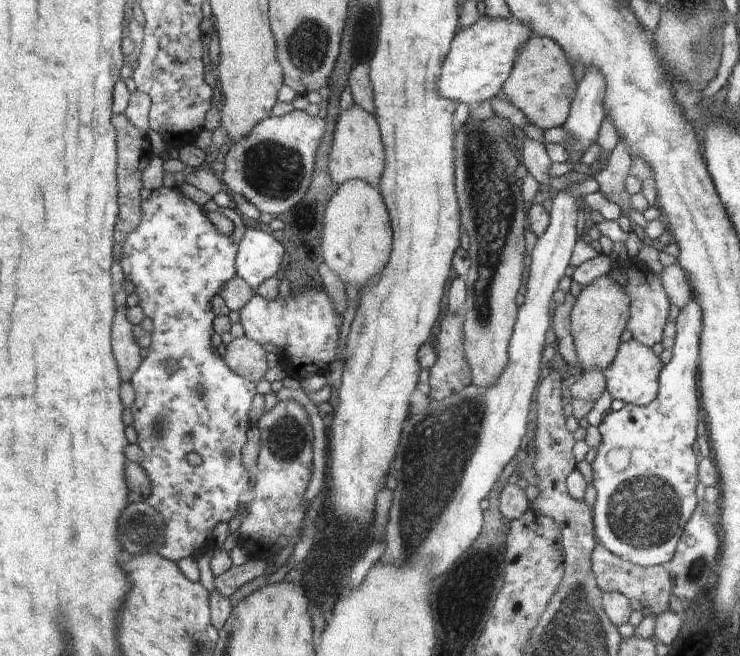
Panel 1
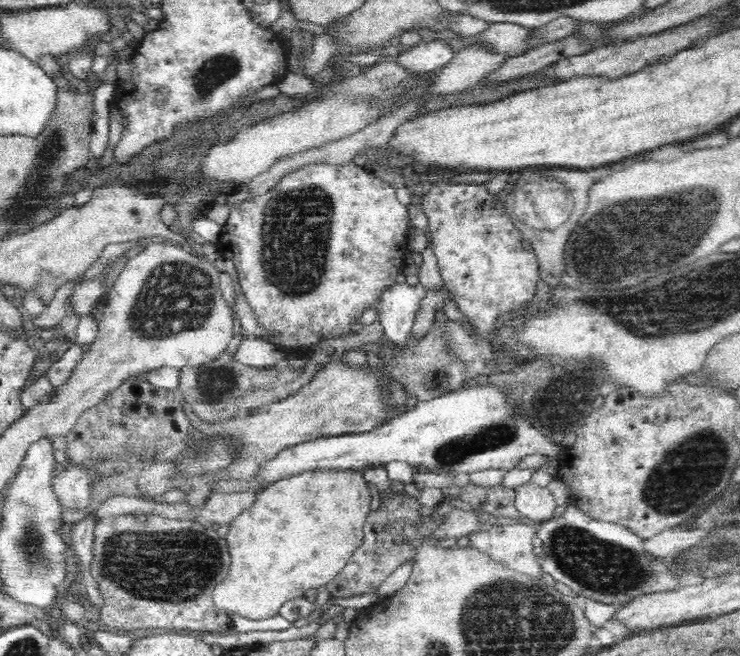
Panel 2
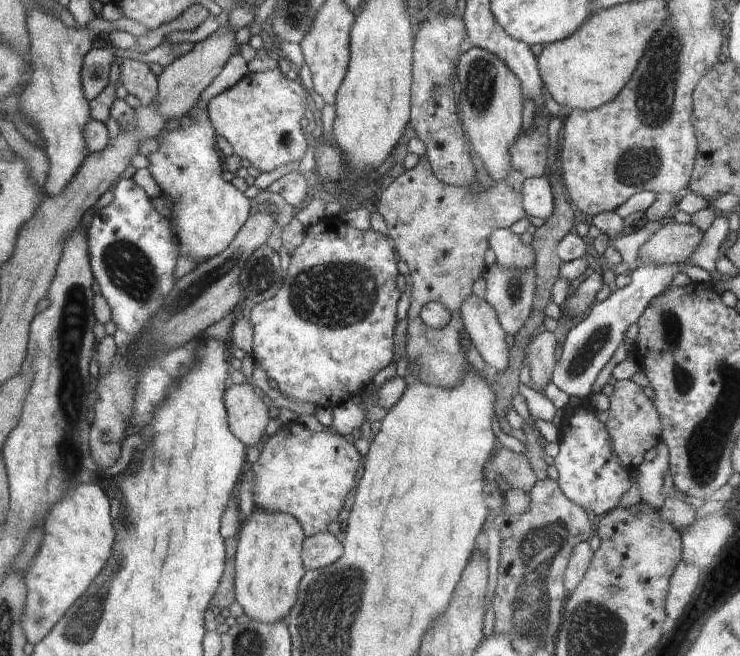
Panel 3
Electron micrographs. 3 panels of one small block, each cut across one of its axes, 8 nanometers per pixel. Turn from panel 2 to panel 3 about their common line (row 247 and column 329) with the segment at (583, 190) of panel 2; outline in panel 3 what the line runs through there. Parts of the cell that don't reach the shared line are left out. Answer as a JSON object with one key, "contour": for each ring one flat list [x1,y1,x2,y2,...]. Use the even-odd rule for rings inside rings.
{"contour":[[322,532,306,537,302,562,306,571,318,570,334,564,343,552,343,544,336,538,336,532]]}

